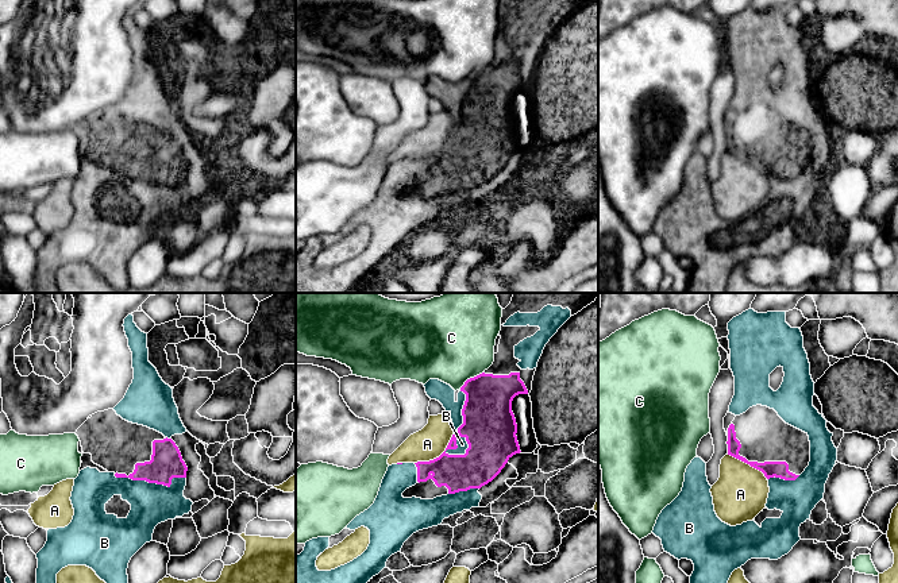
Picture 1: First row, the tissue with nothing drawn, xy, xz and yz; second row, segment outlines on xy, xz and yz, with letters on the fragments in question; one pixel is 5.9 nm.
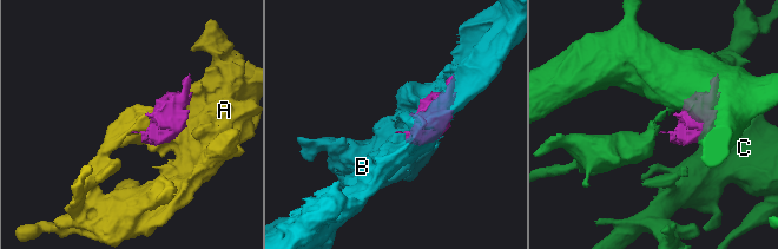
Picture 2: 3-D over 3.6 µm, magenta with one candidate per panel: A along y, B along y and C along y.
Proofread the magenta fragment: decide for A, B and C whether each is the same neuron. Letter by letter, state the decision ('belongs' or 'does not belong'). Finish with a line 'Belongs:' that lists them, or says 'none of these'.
A: does not belong
B: belongs
C: does not belong
Belongs: B

